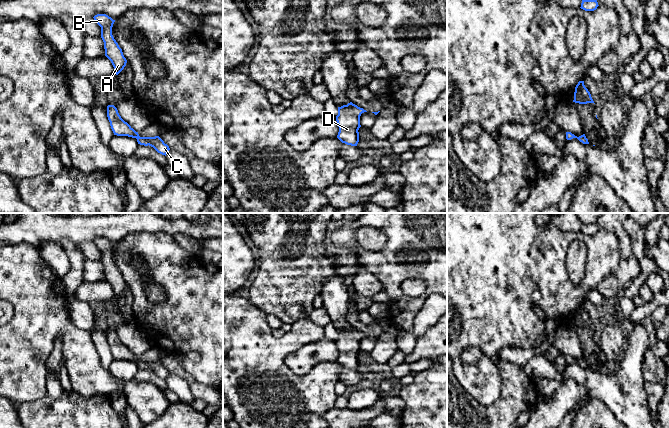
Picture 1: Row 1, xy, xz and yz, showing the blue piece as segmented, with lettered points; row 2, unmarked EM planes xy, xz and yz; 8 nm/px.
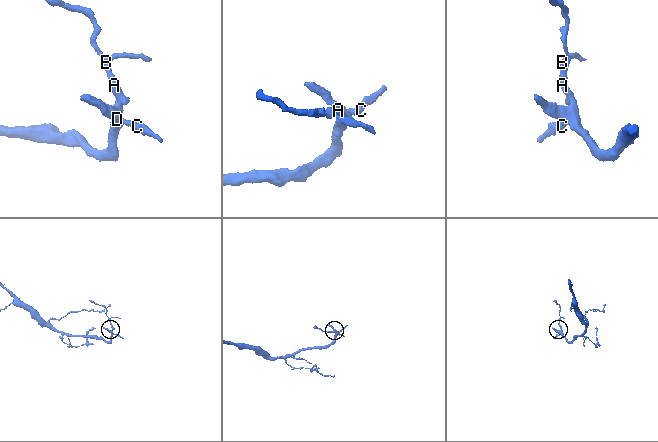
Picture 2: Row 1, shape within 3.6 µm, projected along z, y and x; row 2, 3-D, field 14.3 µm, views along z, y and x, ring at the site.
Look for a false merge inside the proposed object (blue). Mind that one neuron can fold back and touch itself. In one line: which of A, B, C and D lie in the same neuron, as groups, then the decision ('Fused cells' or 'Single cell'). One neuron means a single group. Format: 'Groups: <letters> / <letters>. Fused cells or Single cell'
Groups: A B C D. Single cell

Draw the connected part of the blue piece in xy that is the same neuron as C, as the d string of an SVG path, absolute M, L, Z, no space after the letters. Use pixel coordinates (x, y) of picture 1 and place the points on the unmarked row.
M114 329L107 330L107 341L114 359L136 362L138 368L144 370L149 369L153 371L158 377L165 380L169 376L169 370L165 368L159 360L140 361L138 356L136 356L127 346L121 342L117 332Z

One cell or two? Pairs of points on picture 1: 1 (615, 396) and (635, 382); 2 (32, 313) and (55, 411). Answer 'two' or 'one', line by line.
1: one
2: two

